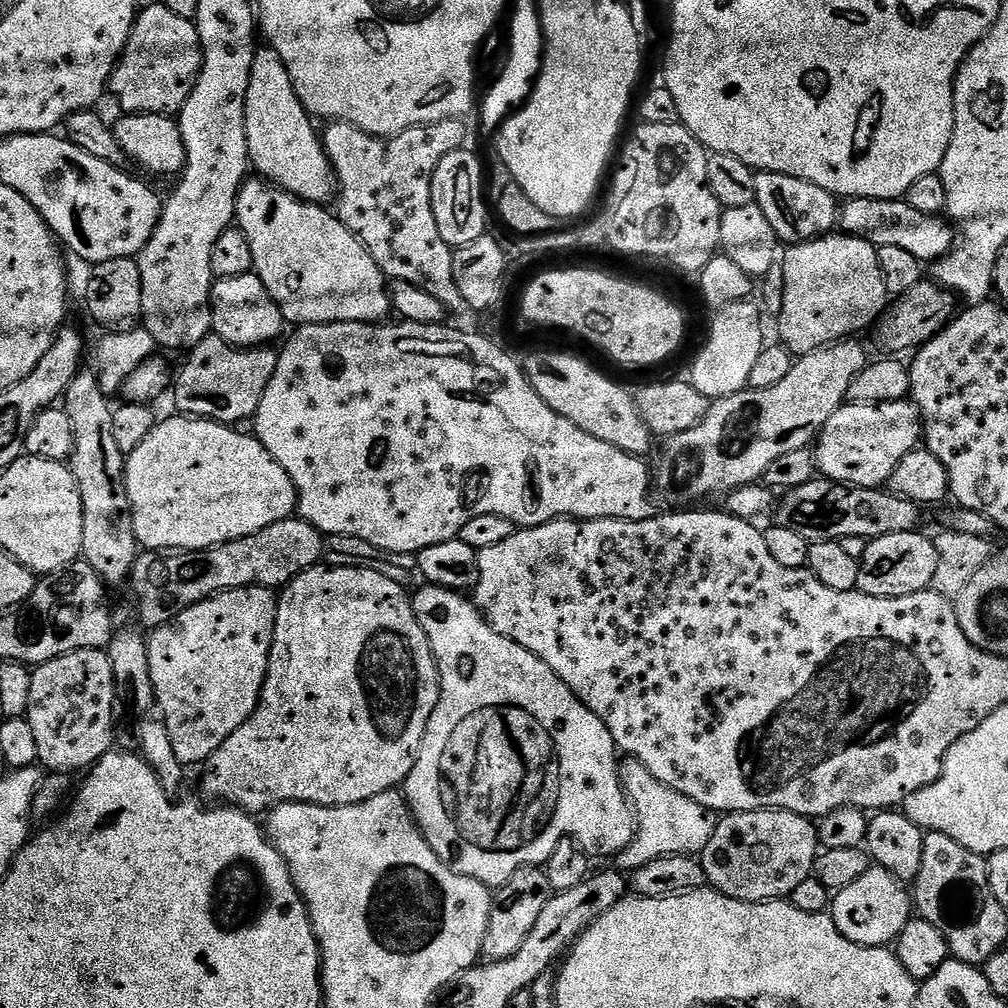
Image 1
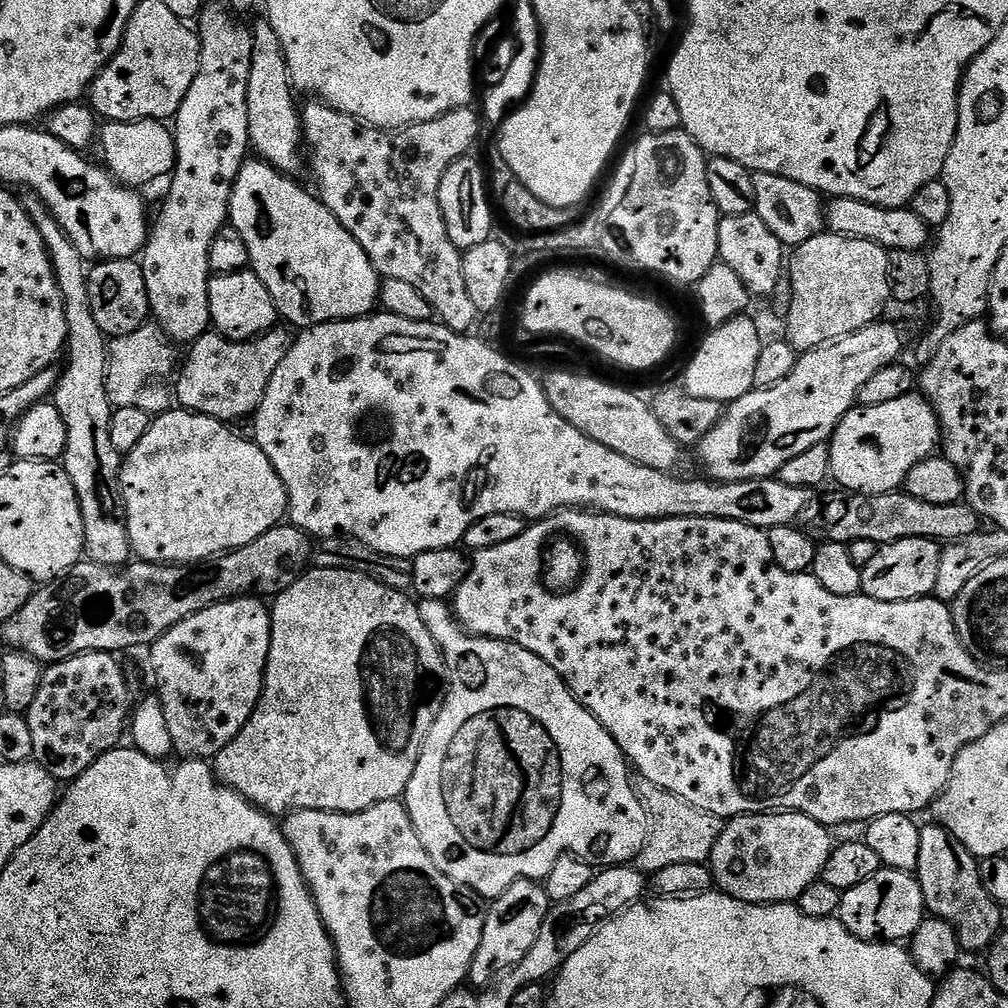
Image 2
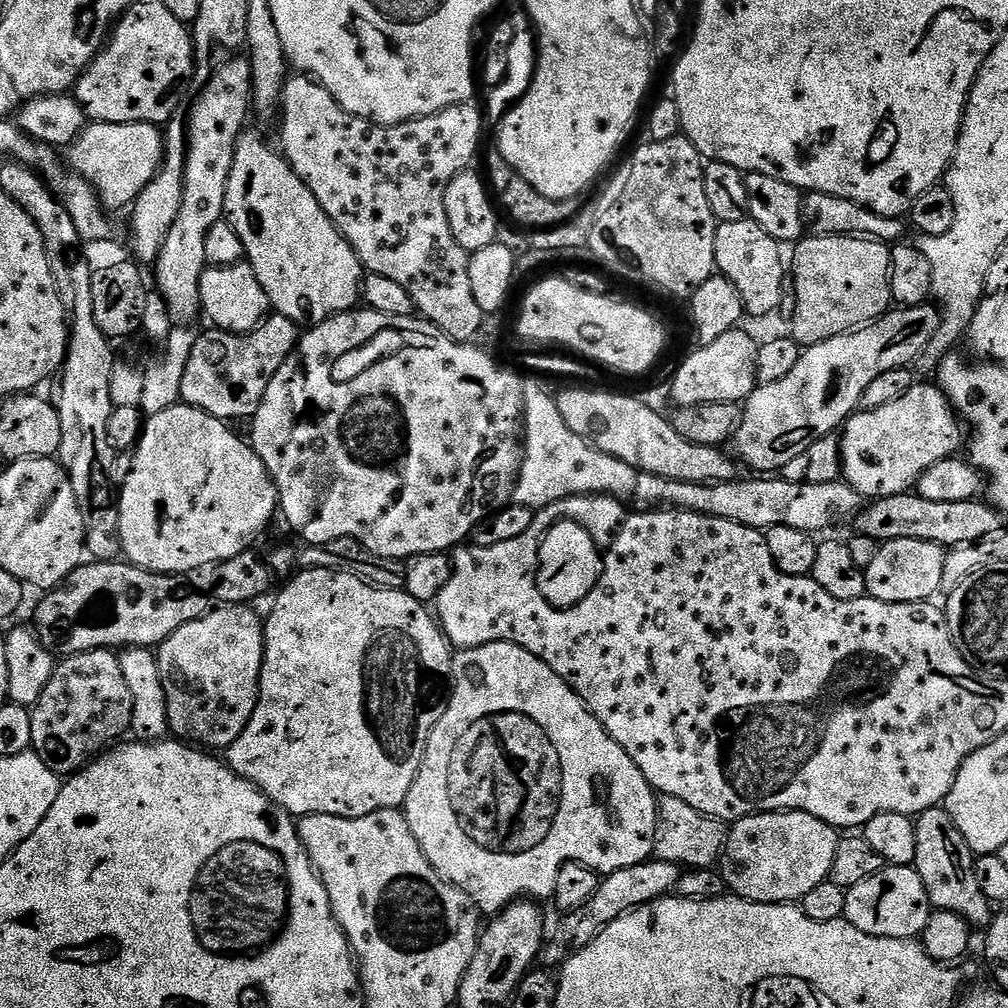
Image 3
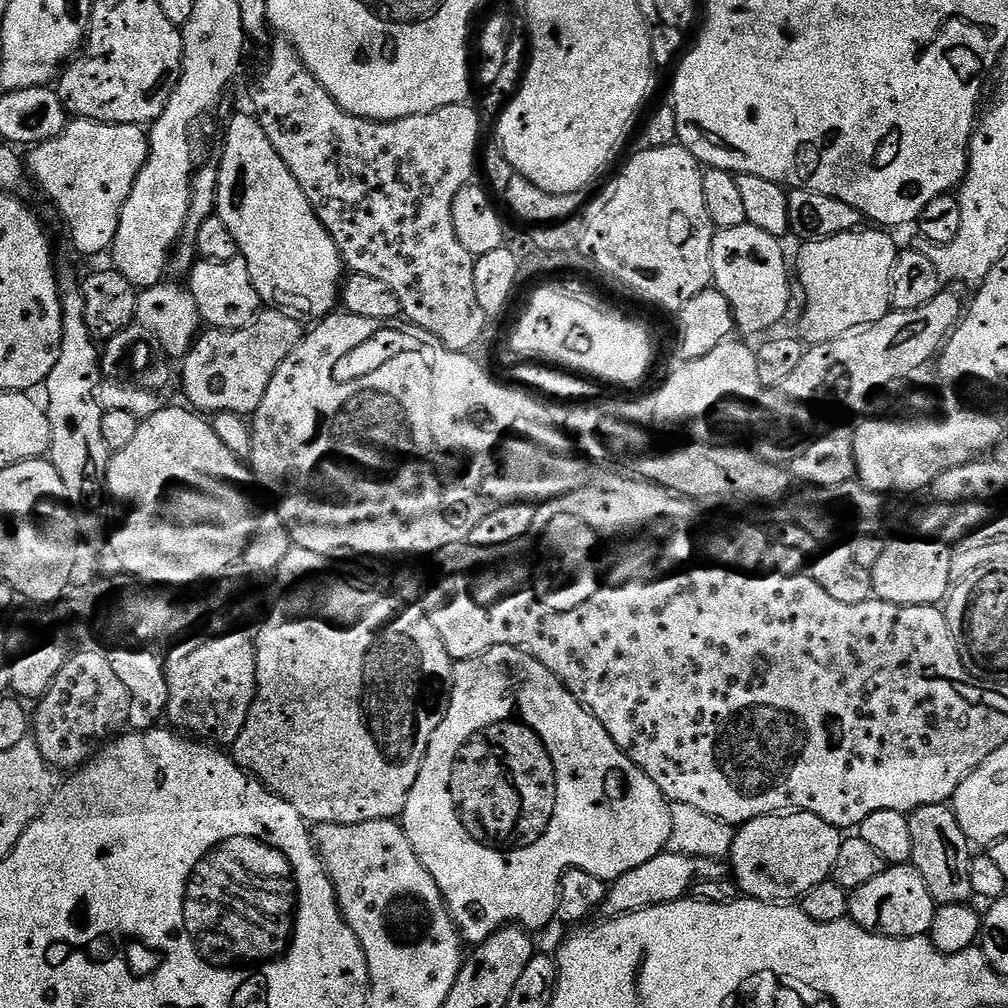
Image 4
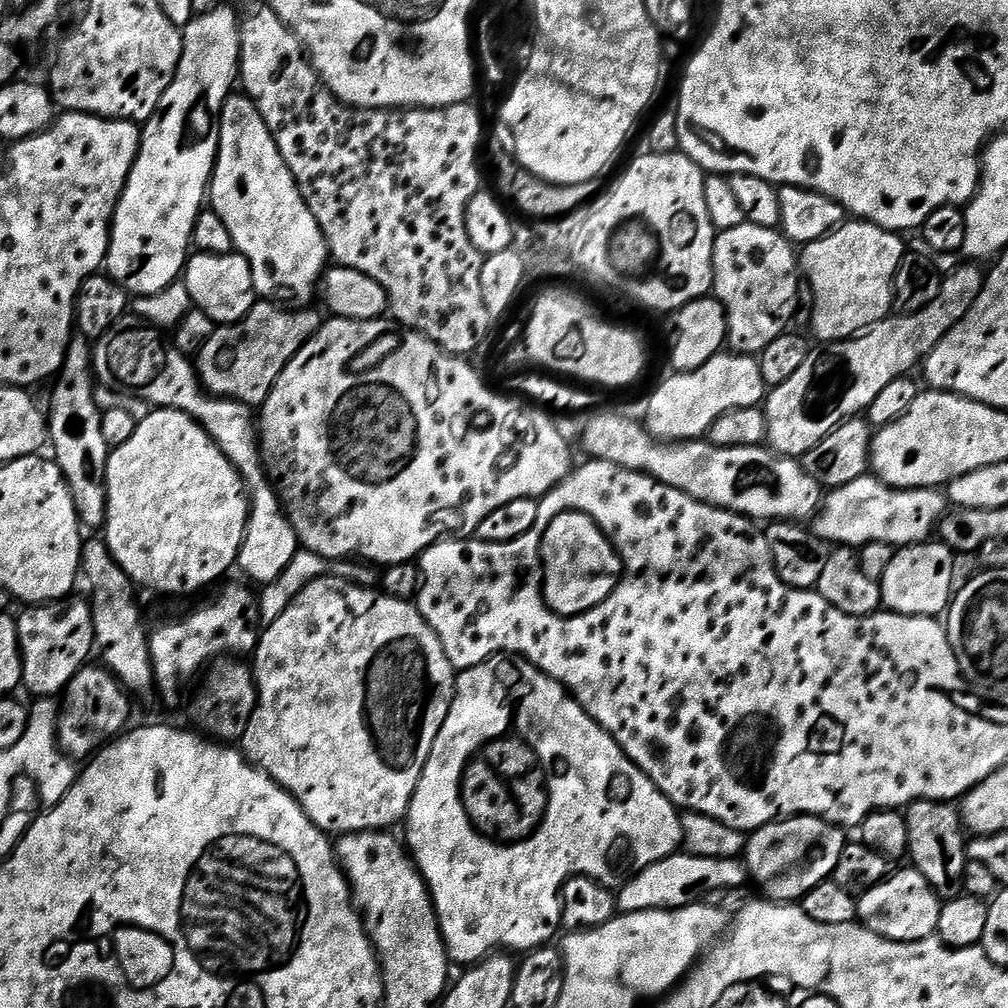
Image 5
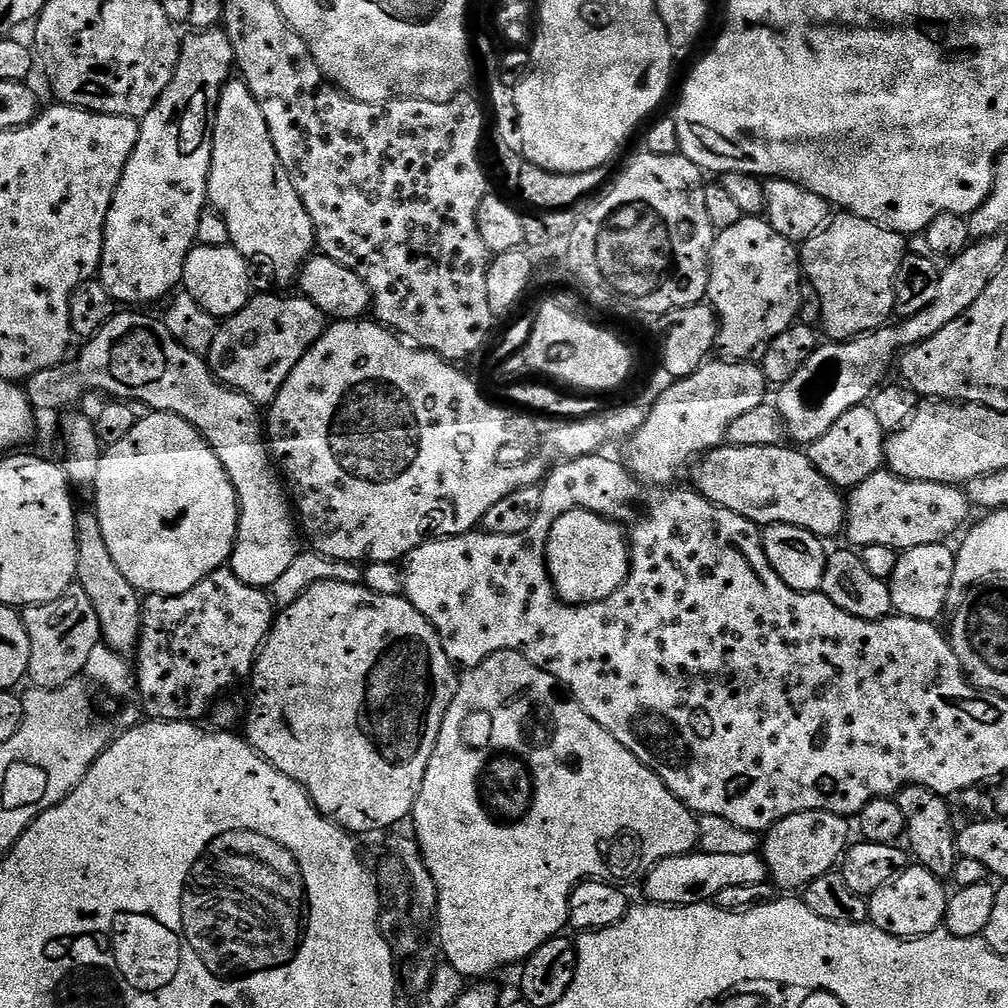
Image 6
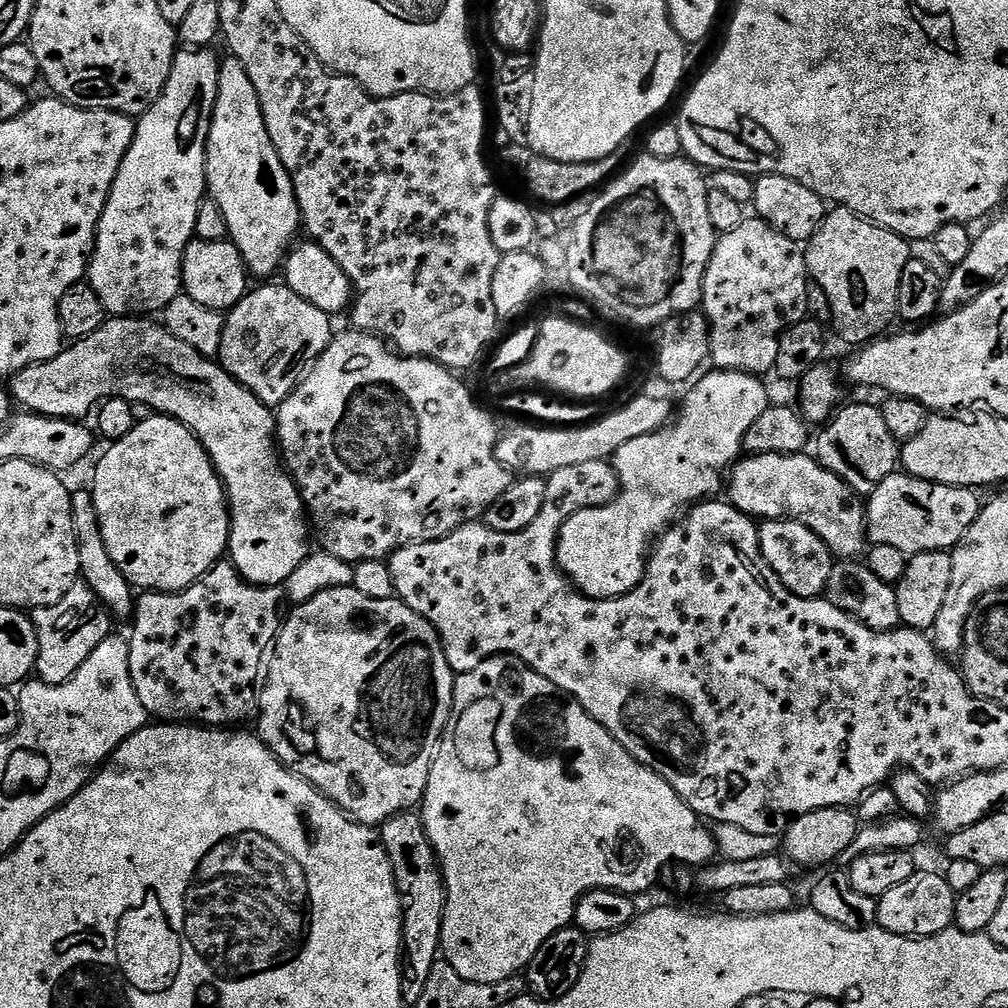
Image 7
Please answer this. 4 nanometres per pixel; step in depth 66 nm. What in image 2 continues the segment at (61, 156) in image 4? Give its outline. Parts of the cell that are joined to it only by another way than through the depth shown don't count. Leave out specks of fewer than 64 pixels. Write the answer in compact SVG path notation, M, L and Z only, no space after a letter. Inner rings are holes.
M135 120L121 124L108 122L105 125L105 128L103 125L98 132L98 149L100 148L101 154L104 155L102 164L121 184L140 190L143 189L143 184L148 184L159 176L167 177L176 167L176 137L167 123L158 120Z

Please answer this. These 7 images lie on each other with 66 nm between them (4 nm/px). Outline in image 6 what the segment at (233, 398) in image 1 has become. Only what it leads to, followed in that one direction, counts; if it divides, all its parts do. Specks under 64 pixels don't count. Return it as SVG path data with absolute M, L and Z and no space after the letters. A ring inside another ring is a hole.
M256 294L238 314L227 317L217 327L213 344L206 353L208 365L218 380L249 396L257 406L274 402L278 390L290 378L294 366L323 334L326 317L299 294Z

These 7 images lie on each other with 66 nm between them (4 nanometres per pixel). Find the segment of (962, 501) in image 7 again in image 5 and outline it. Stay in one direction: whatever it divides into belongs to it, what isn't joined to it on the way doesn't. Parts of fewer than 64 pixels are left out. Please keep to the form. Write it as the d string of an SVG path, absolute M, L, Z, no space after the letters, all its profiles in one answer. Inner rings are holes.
M865 474L831 489L823 497L820 511L810 530L819 540L832 546L859 550L870 542L886 542L893 548L922 544L937 531L946 511L946 496L934 488L892 488L875 474Z

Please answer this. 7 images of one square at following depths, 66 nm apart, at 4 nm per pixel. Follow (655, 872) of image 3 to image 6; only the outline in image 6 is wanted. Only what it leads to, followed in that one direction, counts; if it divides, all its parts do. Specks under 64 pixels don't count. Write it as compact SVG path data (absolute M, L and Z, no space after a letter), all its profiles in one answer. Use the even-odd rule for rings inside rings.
M699 850L685 856L671 856L654 865L643 877L644 892L653 904L672 904L681 908L683 904L703 904L715 901L722 890L730 886L754 886L769 879L768 867L763 855L750 854L706 854Z

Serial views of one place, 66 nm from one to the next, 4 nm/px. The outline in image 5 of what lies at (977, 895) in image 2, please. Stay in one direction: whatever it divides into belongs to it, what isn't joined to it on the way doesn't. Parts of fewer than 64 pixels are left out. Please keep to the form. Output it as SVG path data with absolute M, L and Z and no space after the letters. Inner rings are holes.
M915 800L908 805L904 821L908 827L907 855L912 856L911 867L917 868L930 882L930 886L941 898L951 898L964 892L964 867L969 858L966 851L966 832L962 827L962 817L951 803L943 800Z

